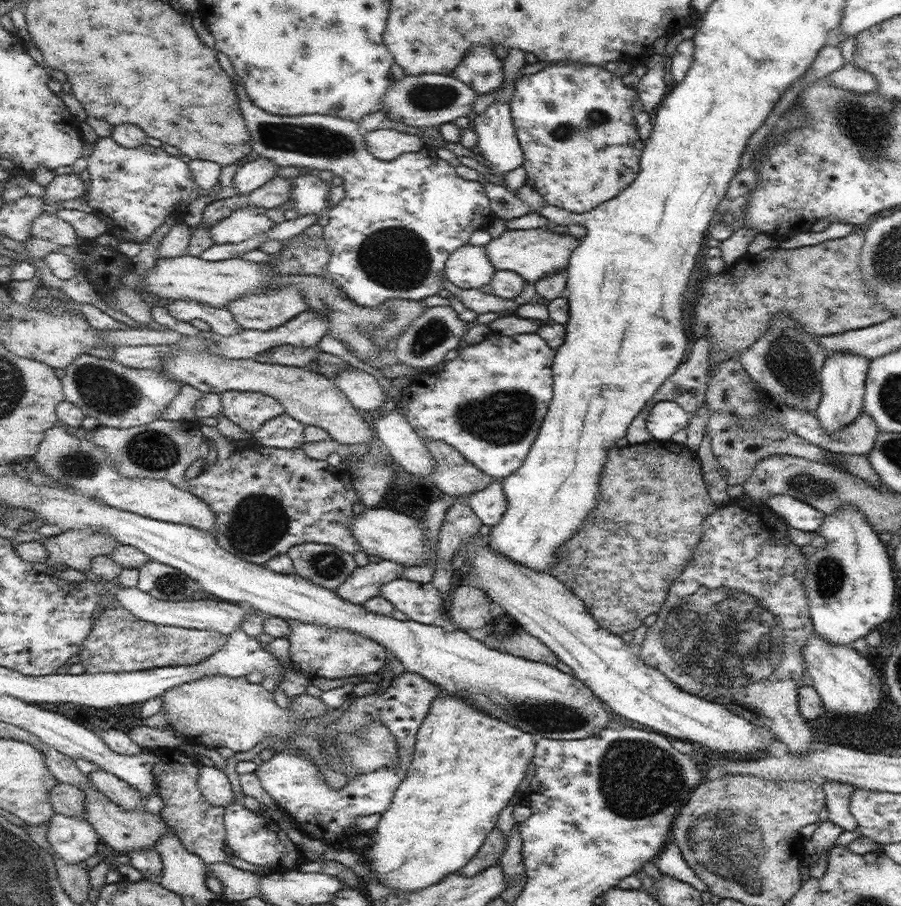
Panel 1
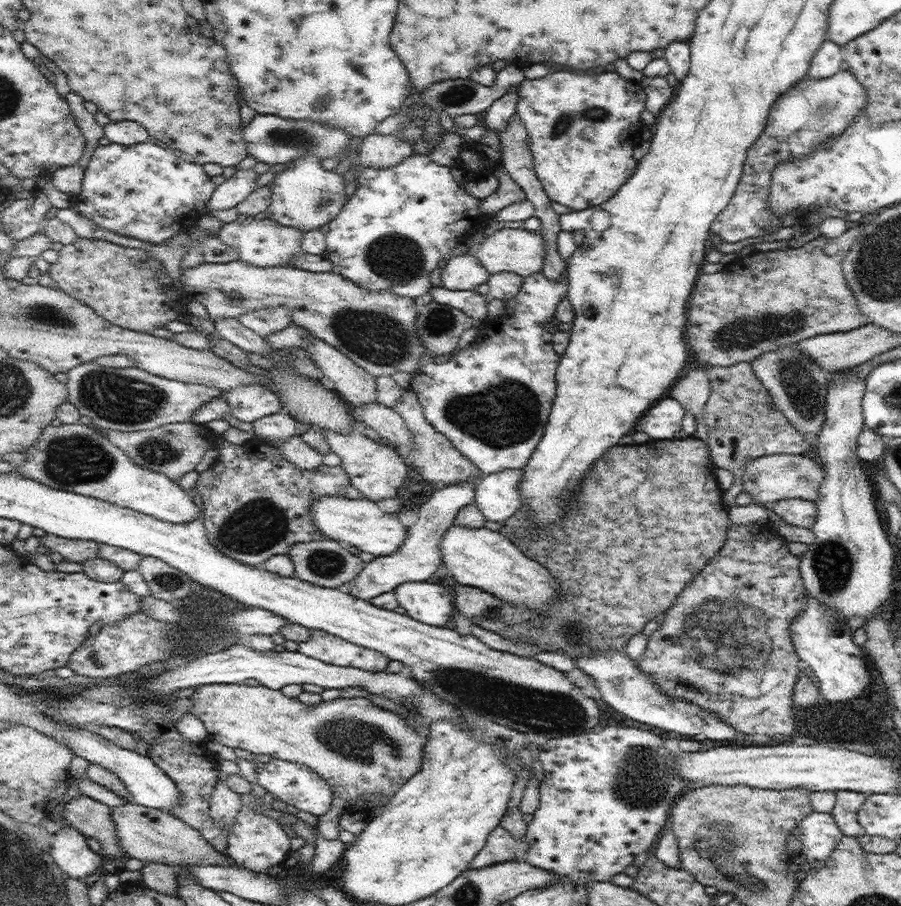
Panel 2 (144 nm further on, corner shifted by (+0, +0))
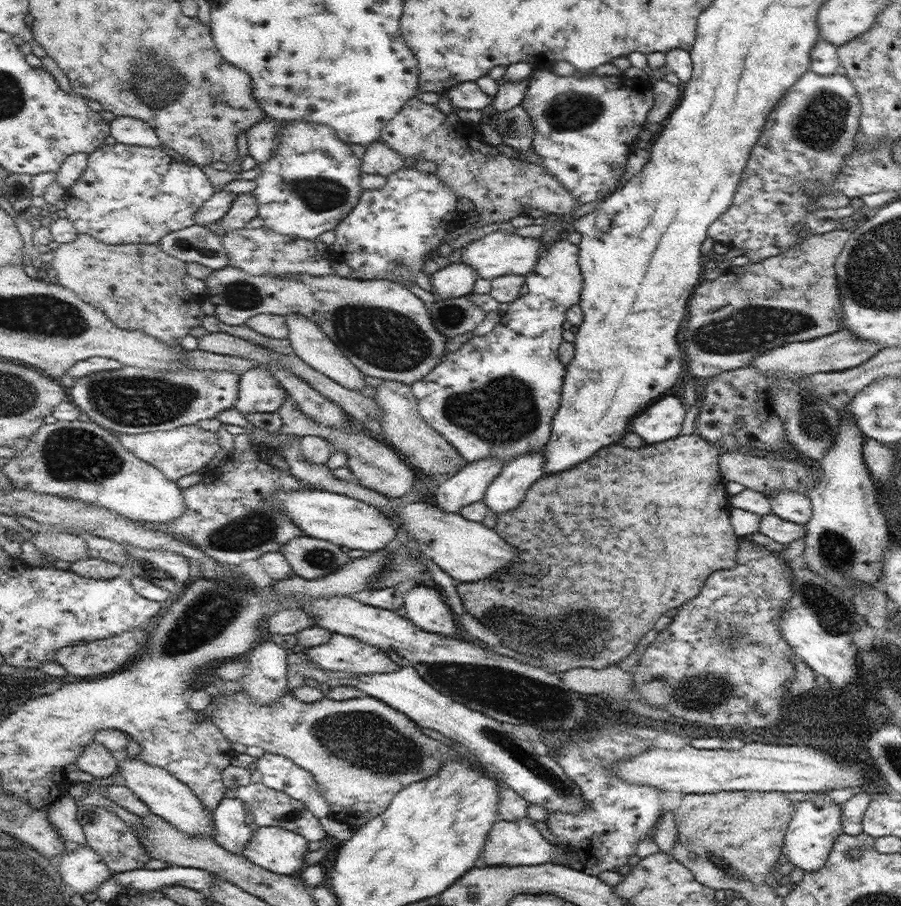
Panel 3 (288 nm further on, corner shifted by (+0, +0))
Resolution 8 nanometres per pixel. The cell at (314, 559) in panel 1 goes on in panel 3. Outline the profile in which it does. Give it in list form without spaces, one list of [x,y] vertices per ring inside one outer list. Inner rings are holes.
[[[297,536],[295,540],[289,540],[281,554],[289,562],[293,574],[305,580],[329,576],[351,562],[351,556],[341,546],[311,536]]]

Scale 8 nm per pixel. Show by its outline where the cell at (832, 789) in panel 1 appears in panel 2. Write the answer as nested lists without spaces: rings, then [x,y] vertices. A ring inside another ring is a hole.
[[[833,792],[835,794],[835,806],[831,810],[831,816],[837,824],[837,828],[843,832],[843,836],[865,836],[863,828],[857,822],[857,812],[863,806],[867,794],[855,794],[855,792]]]

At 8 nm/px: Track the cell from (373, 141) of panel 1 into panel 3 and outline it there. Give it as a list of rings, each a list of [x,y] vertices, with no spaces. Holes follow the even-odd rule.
[[[377,140],[365,146],[365,156],[361,158],[361,170],[359,170],[361,174],[389,178],[391,174],[397,174],[401,168],[403,168],[403,158],[385,142]]]

